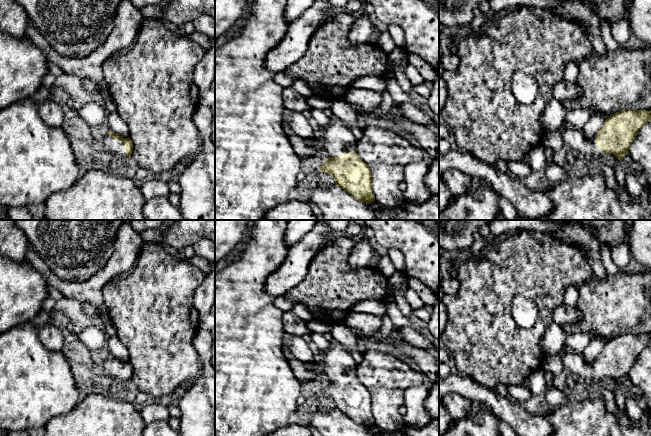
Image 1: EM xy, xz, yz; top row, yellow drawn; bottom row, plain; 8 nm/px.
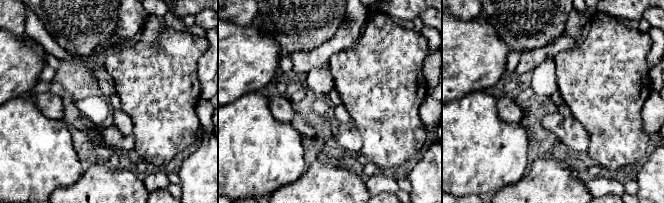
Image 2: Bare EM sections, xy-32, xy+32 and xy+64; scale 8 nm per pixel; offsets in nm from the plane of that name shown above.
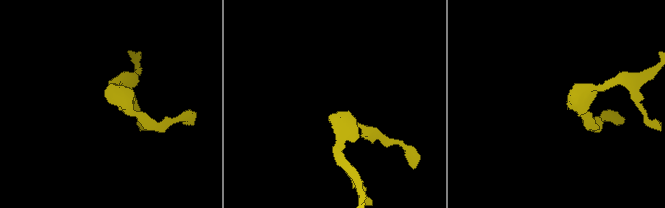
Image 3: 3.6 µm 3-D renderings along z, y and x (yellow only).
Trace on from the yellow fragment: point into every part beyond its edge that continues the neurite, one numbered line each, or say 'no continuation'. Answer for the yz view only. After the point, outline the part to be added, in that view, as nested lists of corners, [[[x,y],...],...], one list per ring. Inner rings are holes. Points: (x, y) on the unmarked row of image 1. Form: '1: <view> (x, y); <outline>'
1: yz (553, 340); [[[552,322],[545,331],[540,343],[544,355],[554,356],[560,354],[565,372],[575,376],[582,383],[589,384],[601,380],[603,376],[597,370],[595,361],[589,363],[582,354],[563,350],[566,338],[567,334],[563,328]]]

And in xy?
1: xy (109, 368); [[[108,358],[101,367],[97,368],[99,374],[109,376],[114,380],[118,381],[120,384],[130,385],[131,382],[126,380],[127,375],[123,372],[123,369],[123,365],[117,366]]]

